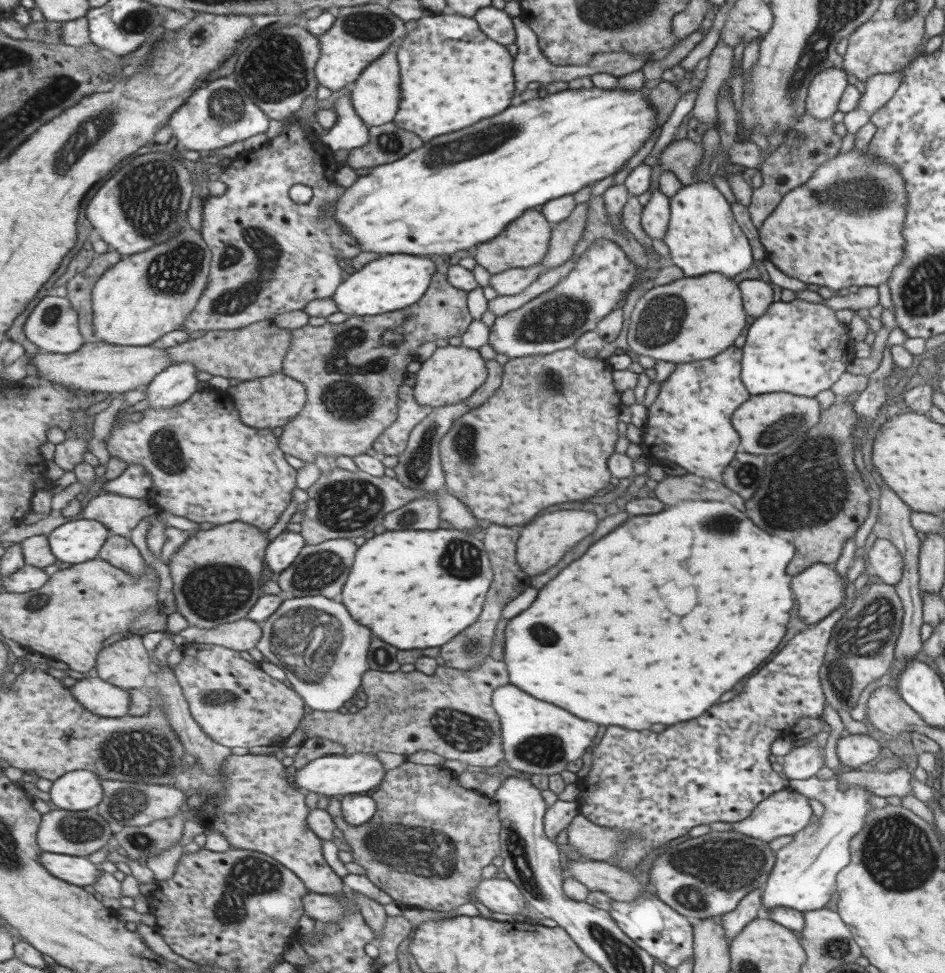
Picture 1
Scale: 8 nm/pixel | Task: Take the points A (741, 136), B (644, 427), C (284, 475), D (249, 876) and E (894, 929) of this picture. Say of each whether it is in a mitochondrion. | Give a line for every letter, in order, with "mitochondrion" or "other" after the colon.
A: other
B: other
C: other
D: mitochondrion
E: other

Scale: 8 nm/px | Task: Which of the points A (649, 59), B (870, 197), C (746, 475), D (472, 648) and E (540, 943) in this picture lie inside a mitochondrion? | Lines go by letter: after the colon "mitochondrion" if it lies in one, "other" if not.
A: other
B: mitochondrion
C: mitochondrion
D: mitochondrion
E: other

